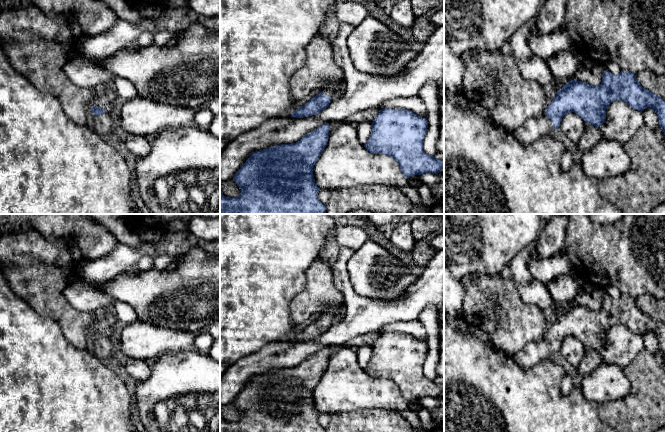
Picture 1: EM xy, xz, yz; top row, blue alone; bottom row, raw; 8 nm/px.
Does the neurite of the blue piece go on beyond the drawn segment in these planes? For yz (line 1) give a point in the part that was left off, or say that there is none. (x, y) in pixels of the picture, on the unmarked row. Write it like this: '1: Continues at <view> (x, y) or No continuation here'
1: Continues at yz (533, 353)

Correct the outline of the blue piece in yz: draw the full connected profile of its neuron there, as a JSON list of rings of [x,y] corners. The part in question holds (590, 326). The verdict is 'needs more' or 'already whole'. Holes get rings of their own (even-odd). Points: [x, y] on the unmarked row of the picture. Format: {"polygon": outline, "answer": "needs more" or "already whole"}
{"polygon": [[[607,293],[599,310],[572,304],[557,315],[556,321],[545,333],[545,338],[529,342],[511,355],[522,369],[529,369],[545,359],[555,357],[566,337],[574,336],[586,347],[599,351],[606,344],[606,333],[615,325],[624,325],[642,336],[651,331],[658,339],[659,350],[665,358],[665,326],[641,310],[635,298],[621,295],[615,299]]], "answer": "needs more"}

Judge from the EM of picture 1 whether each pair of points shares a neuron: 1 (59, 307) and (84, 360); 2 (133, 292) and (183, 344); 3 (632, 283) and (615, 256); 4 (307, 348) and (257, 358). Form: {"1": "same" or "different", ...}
{"1": "different", "2": "different", "3": "same", "4": "same"}

